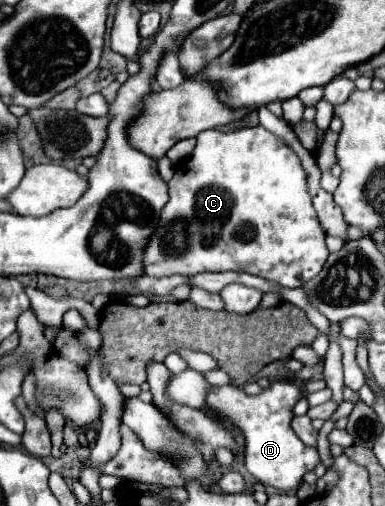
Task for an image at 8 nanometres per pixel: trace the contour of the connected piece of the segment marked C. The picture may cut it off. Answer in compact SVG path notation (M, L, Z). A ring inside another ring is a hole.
M263 126L235 132L199 132L189 160L175 168L169 180L169 202L161 210L161 226L143 250L145 276L195 276L204 272L247 272L285 288L299 288L317 276L329 256L325 230L319 224L307 190L307 172L283 138Z

